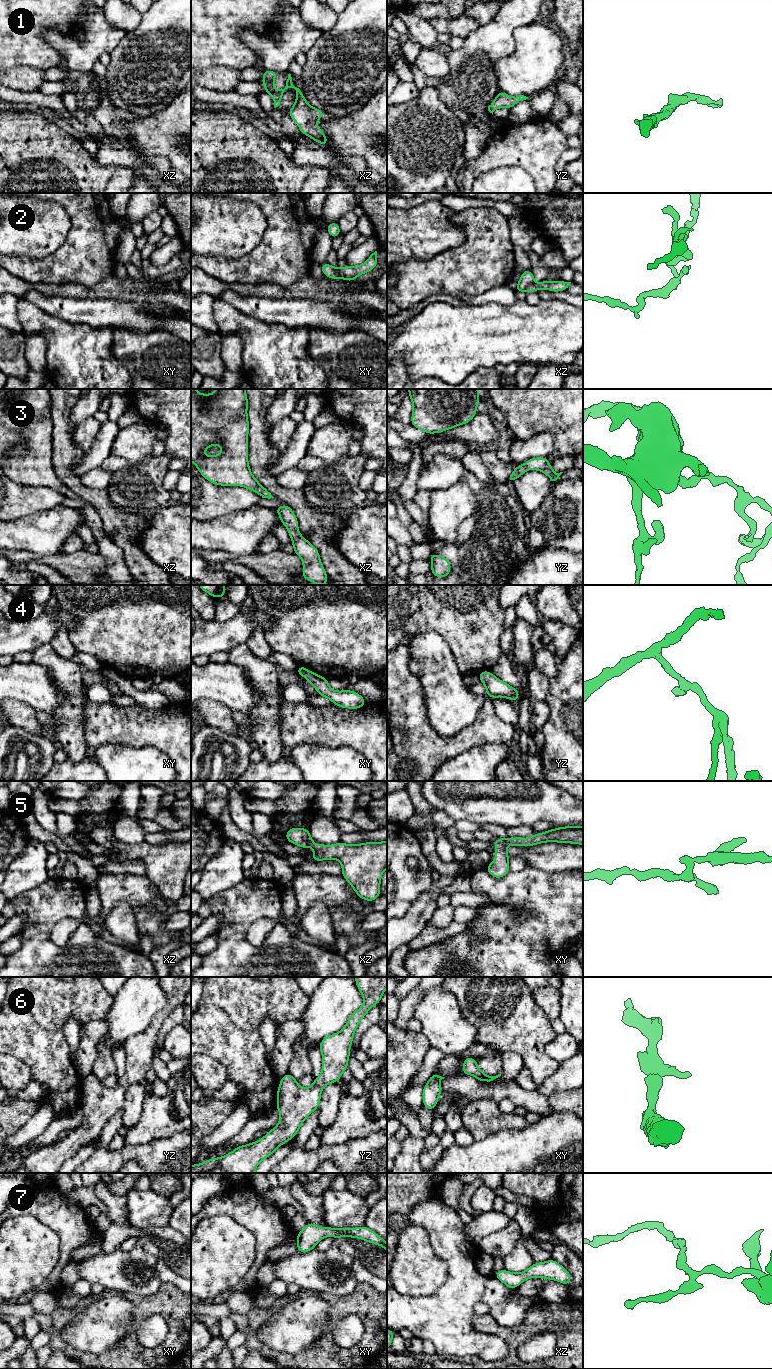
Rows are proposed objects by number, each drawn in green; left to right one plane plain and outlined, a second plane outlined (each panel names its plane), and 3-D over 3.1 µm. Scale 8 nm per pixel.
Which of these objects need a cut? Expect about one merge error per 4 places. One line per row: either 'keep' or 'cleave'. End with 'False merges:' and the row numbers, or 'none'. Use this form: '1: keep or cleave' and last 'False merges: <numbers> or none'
1: keep
2: cleave
3: keep
4: keep
5: keep
6: keep
7: keep
False merges: 2

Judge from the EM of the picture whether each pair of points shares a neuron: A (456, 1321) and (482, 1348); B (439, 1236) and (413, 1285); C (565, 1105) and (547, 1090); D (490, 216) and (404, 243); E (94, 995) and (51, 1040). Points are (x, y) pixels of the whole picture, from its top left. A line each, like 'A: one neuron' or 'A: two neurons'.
A: one neuron
B: two neurons
C: two neurons
D: two neurons
E: one neuron

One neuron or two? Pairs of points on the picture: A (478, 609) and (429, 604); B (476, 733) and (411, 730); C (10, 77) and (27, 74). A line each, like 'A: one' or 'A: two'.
A: one
B: one
C: one

